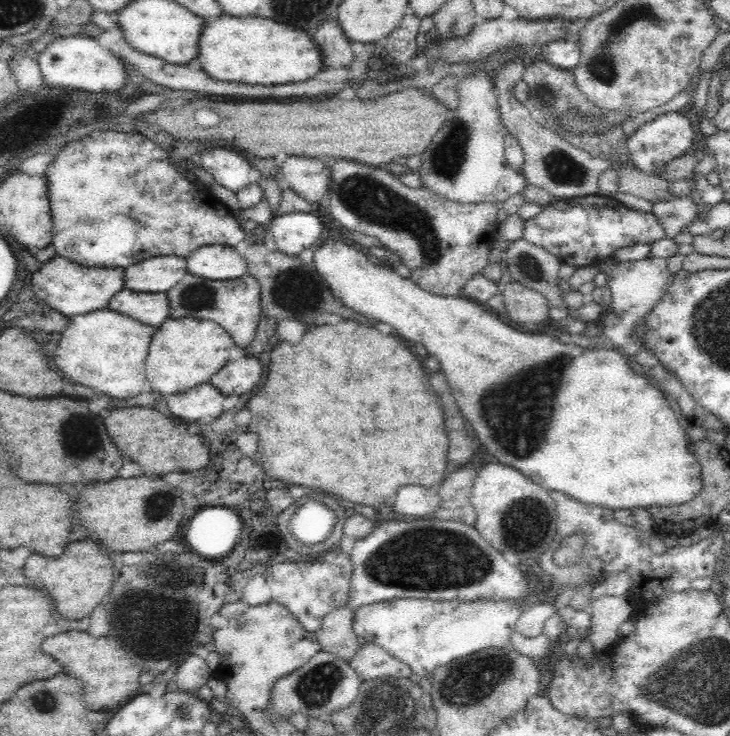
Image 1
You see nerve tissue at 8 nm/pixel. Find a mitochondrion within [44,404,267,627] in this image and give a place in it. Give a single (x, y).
(74, 439)

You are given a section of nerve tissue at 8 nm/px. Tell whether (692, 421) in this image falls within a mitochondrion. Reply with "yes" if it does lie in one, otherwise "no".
no

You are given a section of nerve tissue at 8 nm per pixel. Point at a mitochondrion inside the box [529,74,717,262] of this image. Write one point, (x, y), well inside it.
(561, 167)

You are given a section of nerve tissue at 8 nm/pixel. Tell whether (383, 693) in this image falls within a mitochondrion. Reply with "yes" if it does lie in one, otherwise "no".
yes

